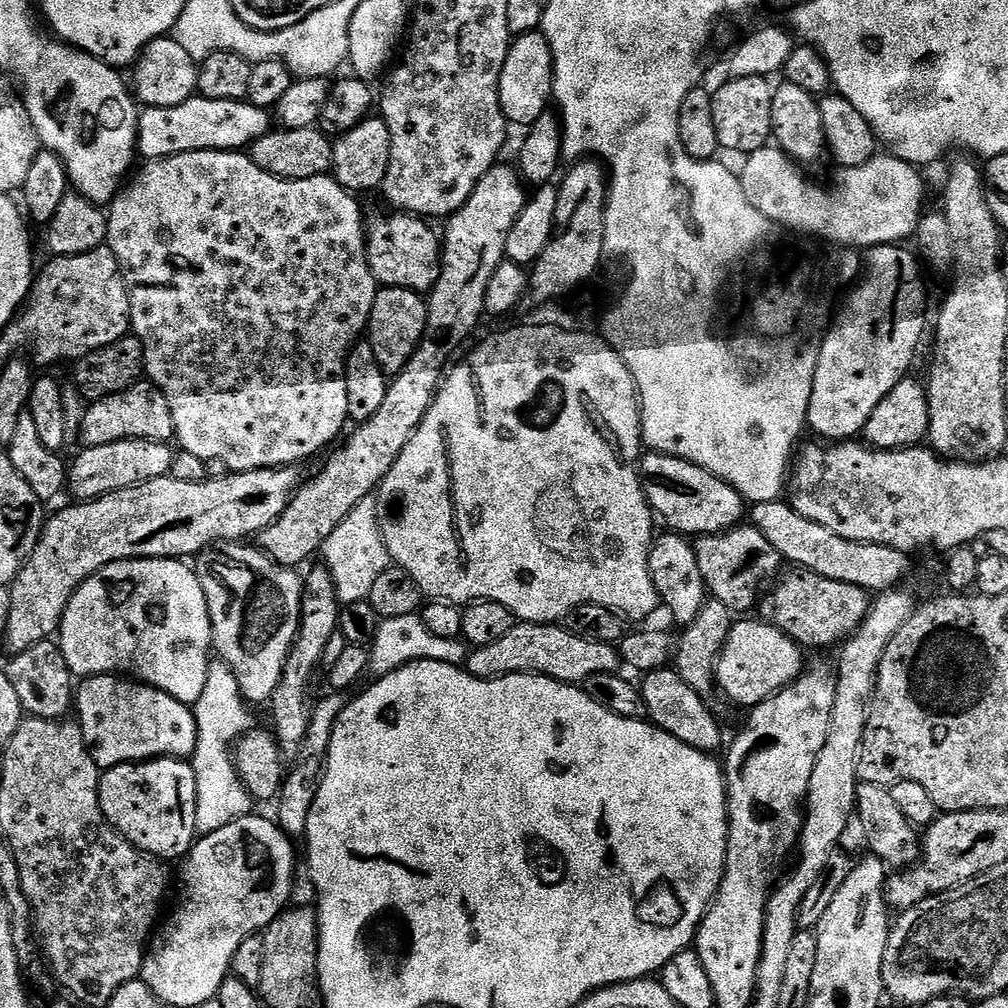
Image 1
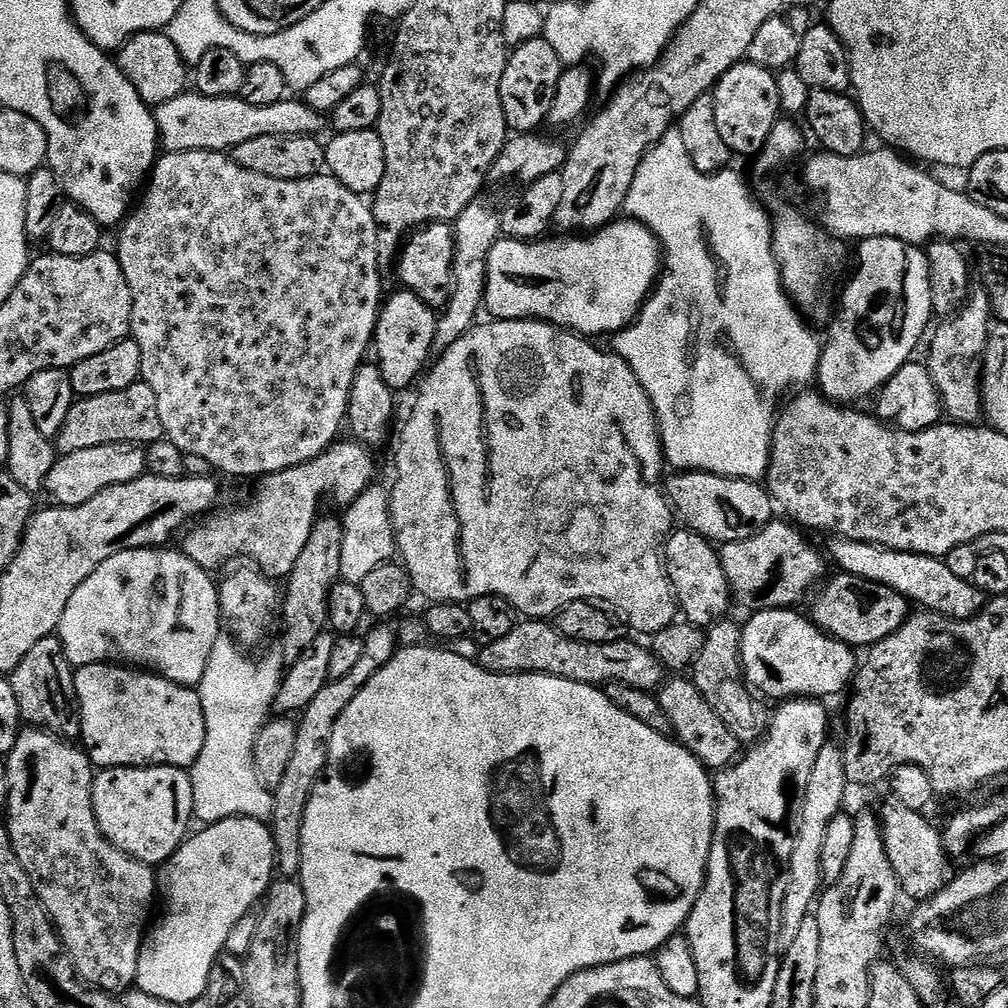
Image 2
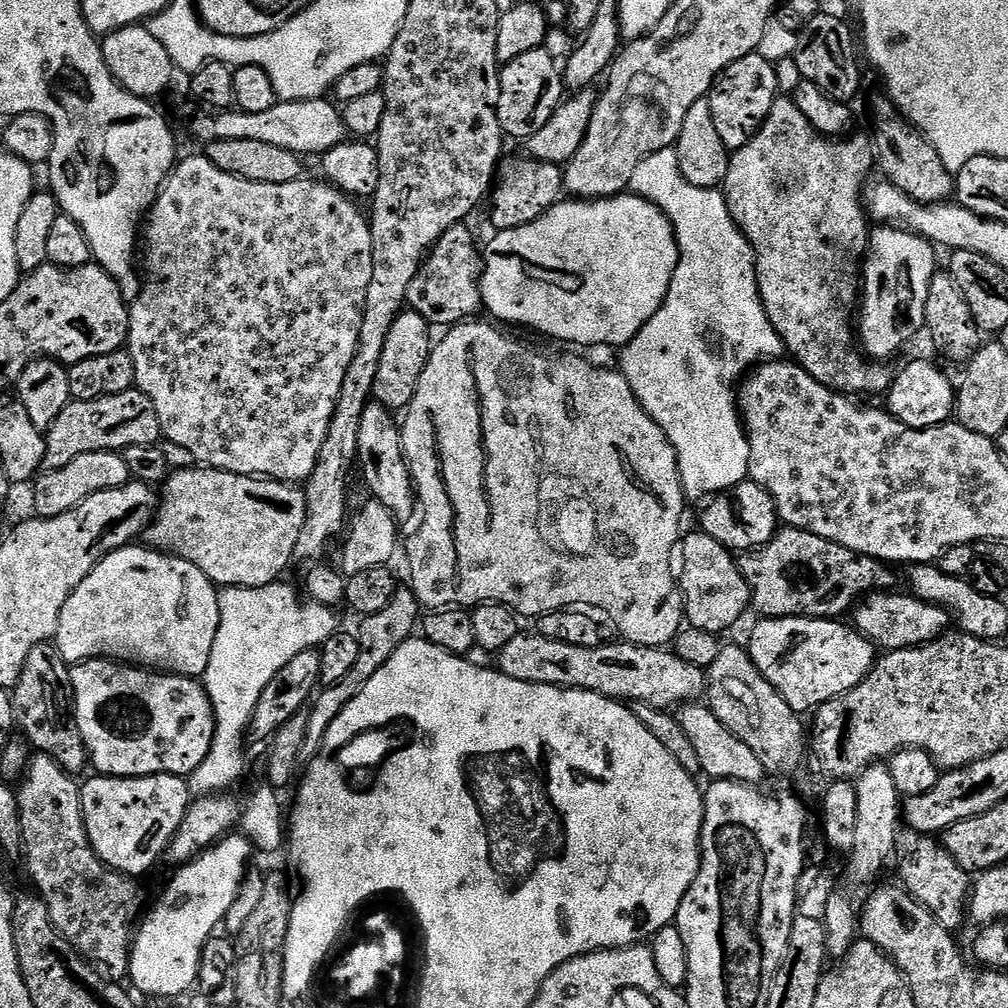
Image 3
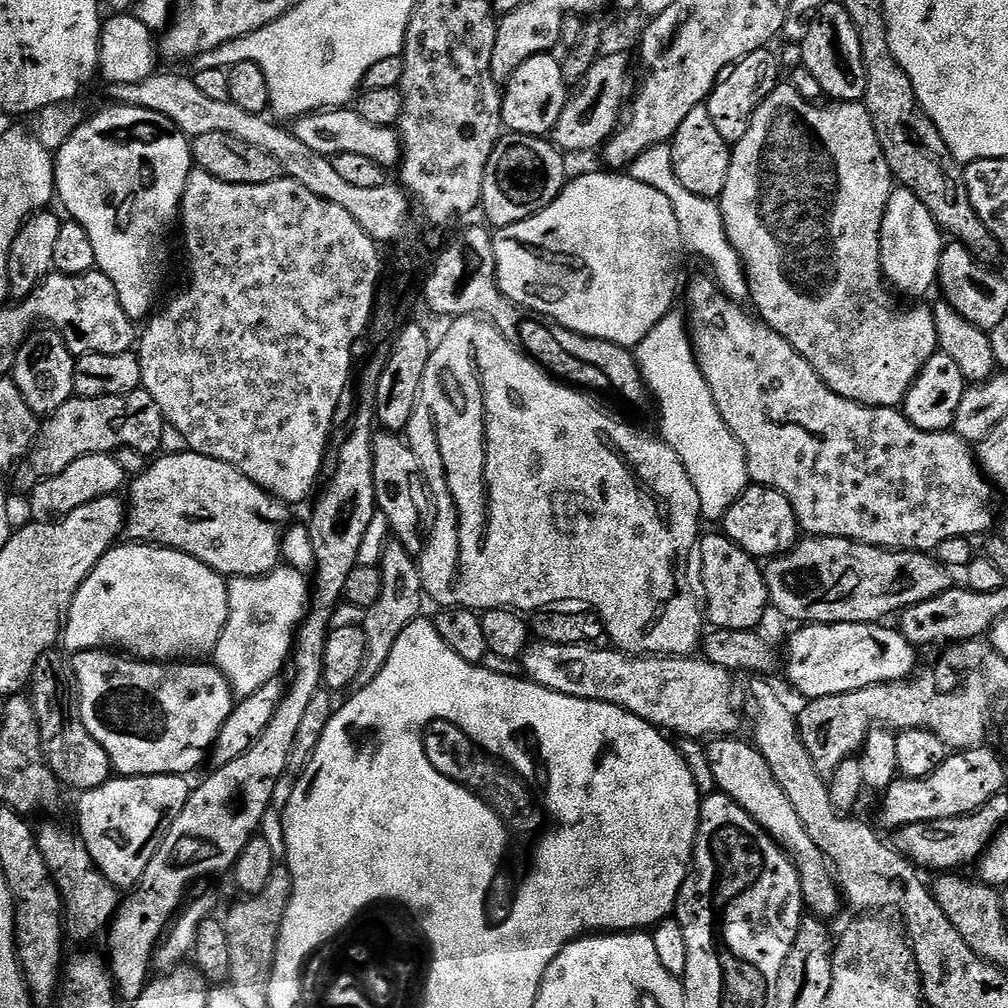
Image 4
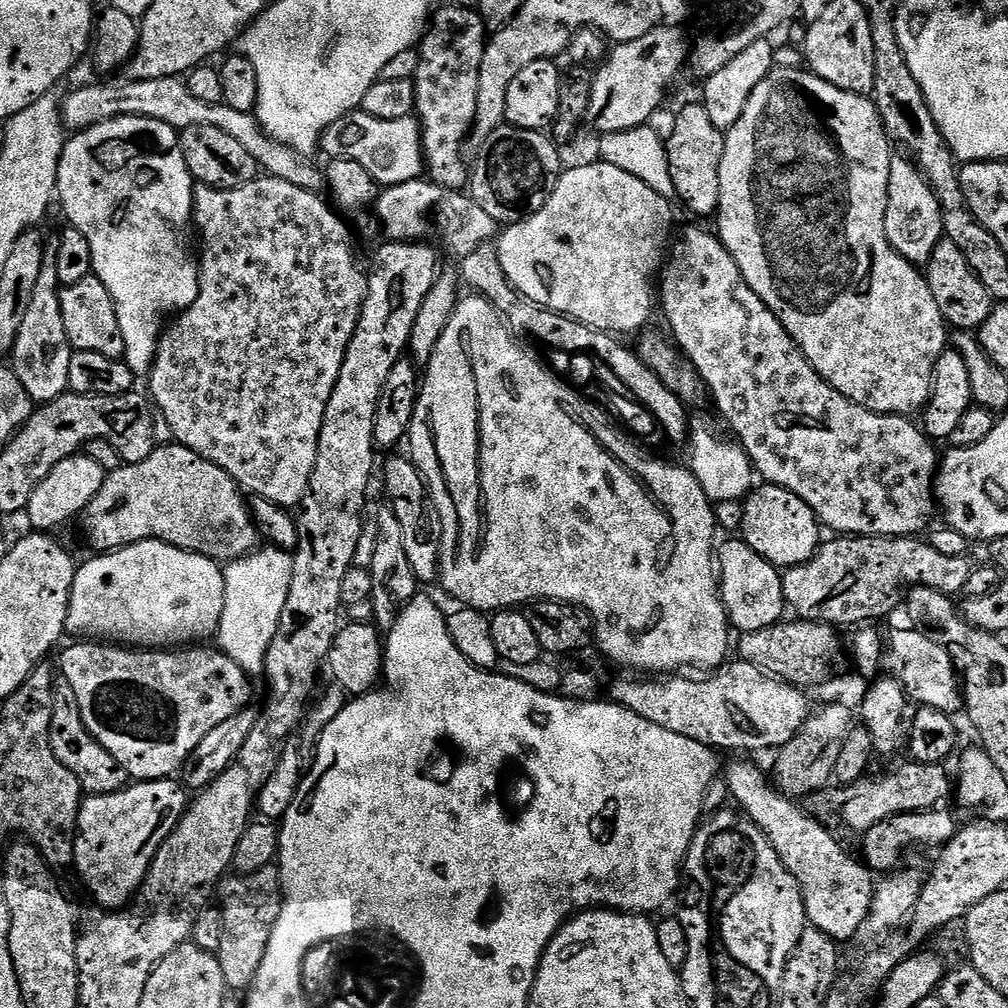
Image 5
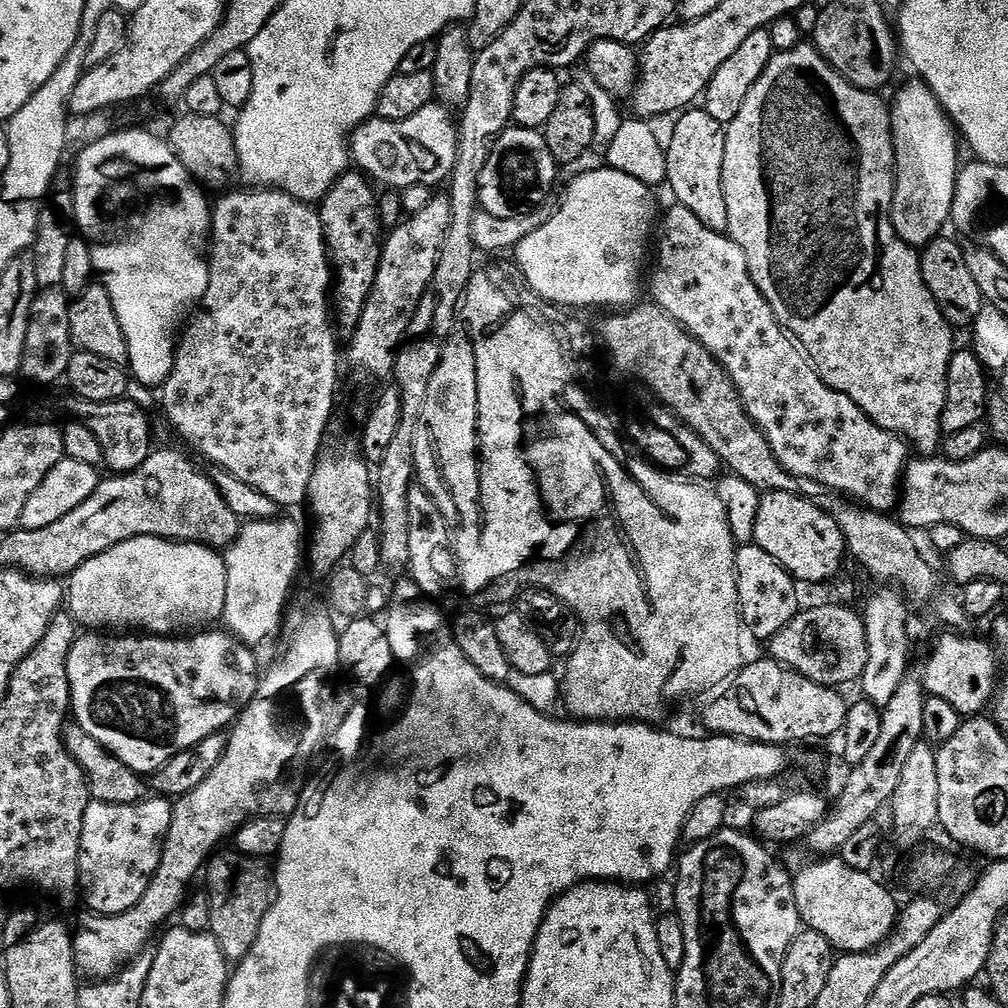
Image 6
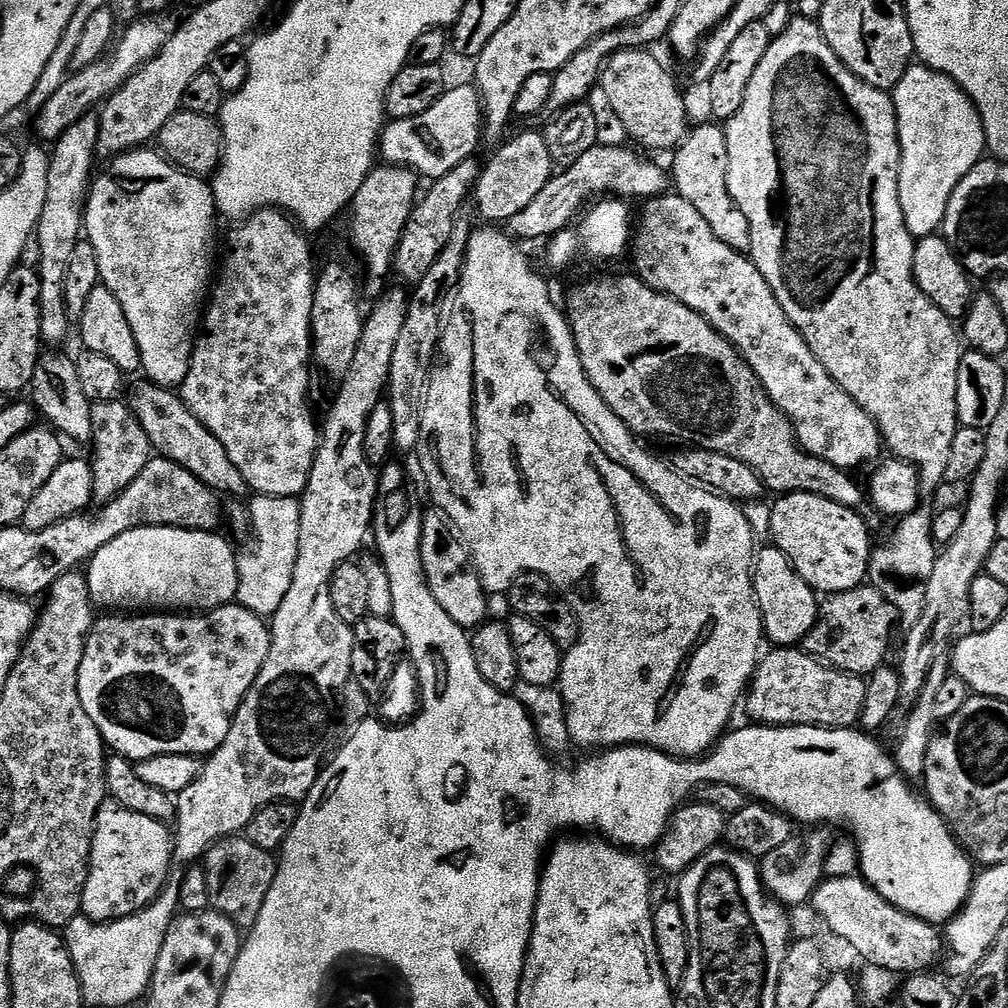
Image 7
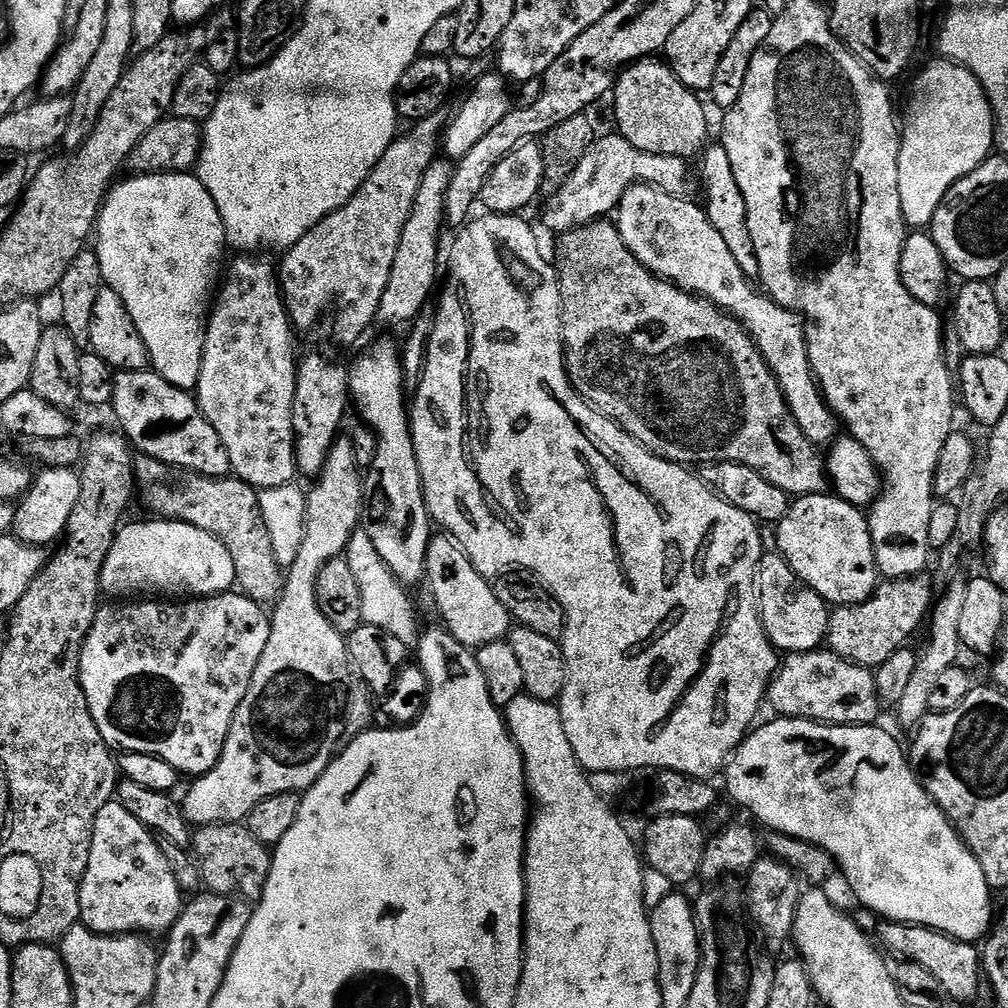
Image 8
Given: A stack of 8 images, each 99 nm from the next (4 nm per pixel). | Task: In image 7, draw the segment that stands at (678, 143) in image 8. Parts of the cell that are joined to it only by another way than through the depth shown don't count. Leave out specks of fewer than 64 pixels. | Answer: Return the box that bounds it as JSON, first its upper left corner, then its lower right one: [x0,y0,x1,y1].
[598,48,688,150]

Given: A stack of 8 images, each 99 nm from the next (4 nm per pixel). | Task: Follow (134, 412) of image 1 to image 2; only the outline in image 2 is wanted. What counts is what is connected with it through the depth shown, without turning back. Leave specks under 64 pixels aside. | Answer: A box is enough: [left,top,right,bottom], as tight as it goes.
[54,382,165,456]

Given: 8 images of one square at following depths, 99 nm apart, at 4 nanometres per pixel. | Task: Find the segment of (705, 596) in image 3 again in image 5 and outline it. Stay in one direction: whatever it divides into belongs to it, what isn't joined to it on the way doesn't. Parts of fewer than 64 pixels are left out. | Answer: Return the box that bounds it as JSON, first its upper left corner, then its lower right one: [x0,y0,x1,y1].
[718,538,785,634]

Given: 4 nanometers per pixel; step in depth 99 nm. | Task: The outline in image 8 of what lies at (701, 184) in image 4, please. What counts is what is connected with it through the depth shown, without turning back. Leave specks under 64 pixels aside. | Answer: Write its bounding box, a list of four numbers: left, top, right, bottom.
[698,143,760,277]

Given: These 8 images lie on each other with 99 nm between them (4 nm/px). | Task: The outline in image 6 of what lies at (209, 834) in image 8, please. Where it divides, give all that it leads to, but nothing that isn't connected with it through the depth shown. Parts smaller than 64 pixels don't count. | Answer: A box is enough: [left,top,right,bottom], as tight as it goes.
[206,850,274,962]

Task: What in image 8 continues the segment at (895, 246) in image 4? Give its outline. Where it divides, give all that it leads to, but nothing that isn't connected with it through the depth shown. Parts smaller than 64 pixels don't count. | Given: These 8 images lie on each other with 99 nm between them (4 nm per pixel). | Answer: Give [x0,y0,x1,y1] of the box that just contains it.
[898,58,996,230]

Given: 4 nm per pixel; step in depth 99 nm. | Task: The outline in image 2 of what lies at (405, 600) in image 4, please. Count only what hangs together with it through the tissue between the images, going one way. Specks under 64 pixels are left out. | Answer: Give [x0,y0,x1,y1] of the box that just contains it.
[270,622,401,878]

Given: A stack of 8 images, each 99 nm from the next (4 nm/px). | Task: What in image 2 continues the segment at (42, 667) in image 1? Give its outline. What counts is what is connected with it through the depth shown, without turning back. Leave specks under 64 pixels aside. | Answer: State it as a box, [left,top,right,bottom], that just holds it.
[10,635,81,741]

